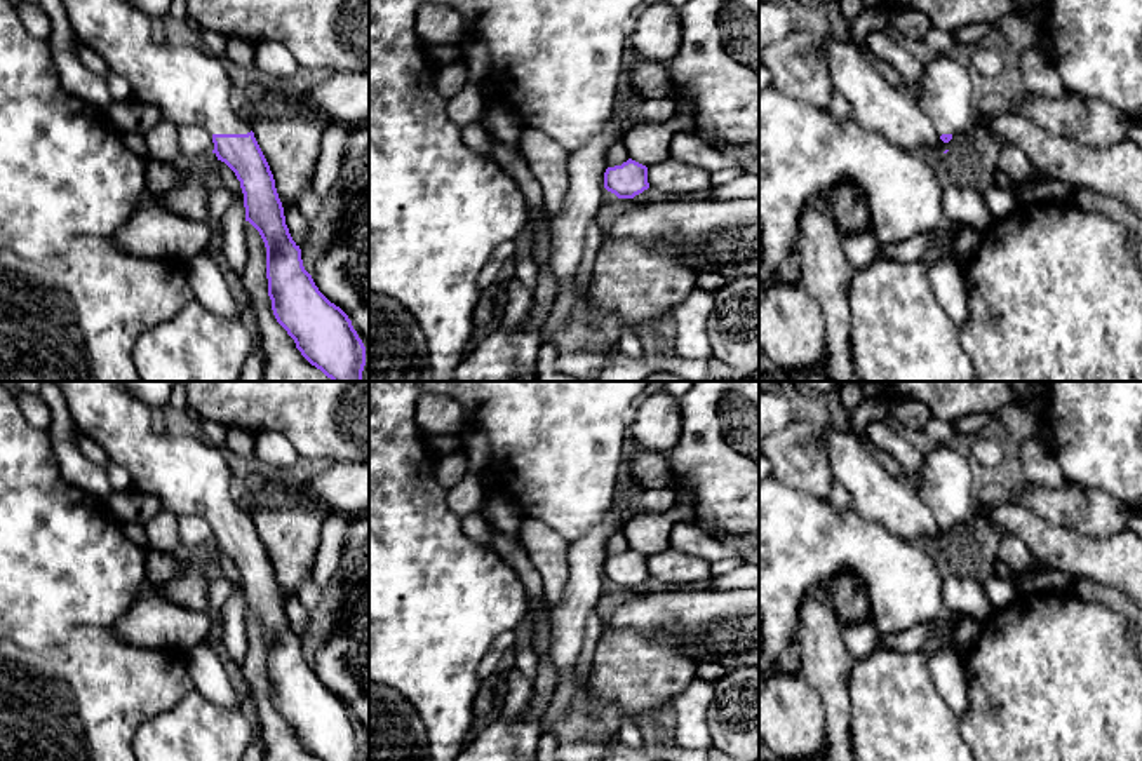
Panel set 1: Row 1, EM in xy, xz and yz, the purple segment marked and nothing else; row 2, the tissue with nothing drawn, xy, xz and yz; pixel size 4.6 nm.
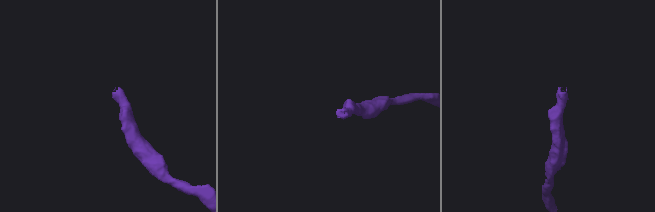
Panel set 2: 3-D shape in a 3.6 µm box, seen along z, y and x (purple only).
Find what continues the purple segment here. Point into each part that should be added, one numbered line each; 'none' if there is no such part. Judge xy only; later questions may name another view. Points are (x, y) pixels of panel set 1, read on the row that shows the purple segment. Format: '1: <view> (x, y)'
1: xy (188, 86)

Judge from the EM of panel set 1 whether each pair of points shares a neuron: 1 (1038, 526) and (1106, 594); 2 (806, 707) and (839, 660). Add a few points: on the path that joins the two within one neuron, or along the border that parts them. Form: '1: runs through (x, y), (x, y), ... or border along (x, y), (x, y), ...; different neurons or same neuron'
1: border along (1074, 575), (1113, 585), (1123, 594); different neurons
2: border along (799, 673), (820, 699), (826, 734); different neurons

